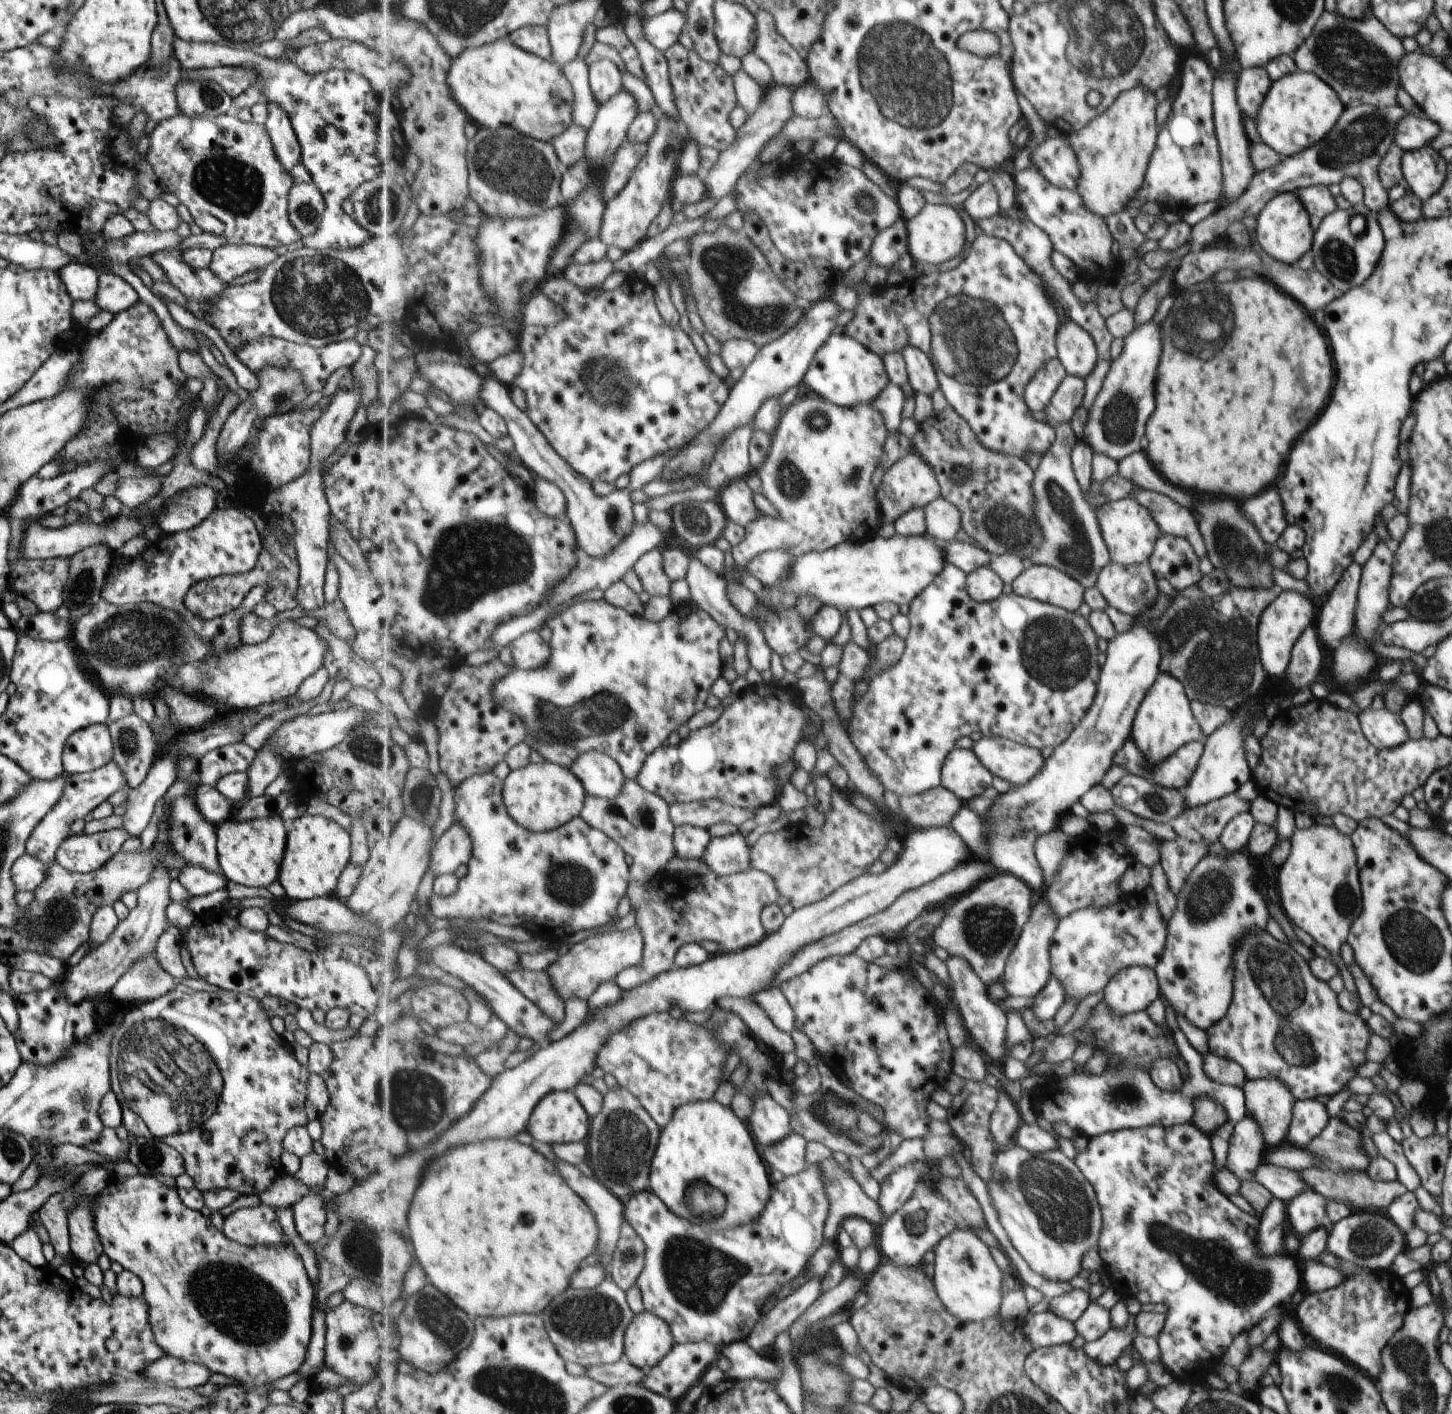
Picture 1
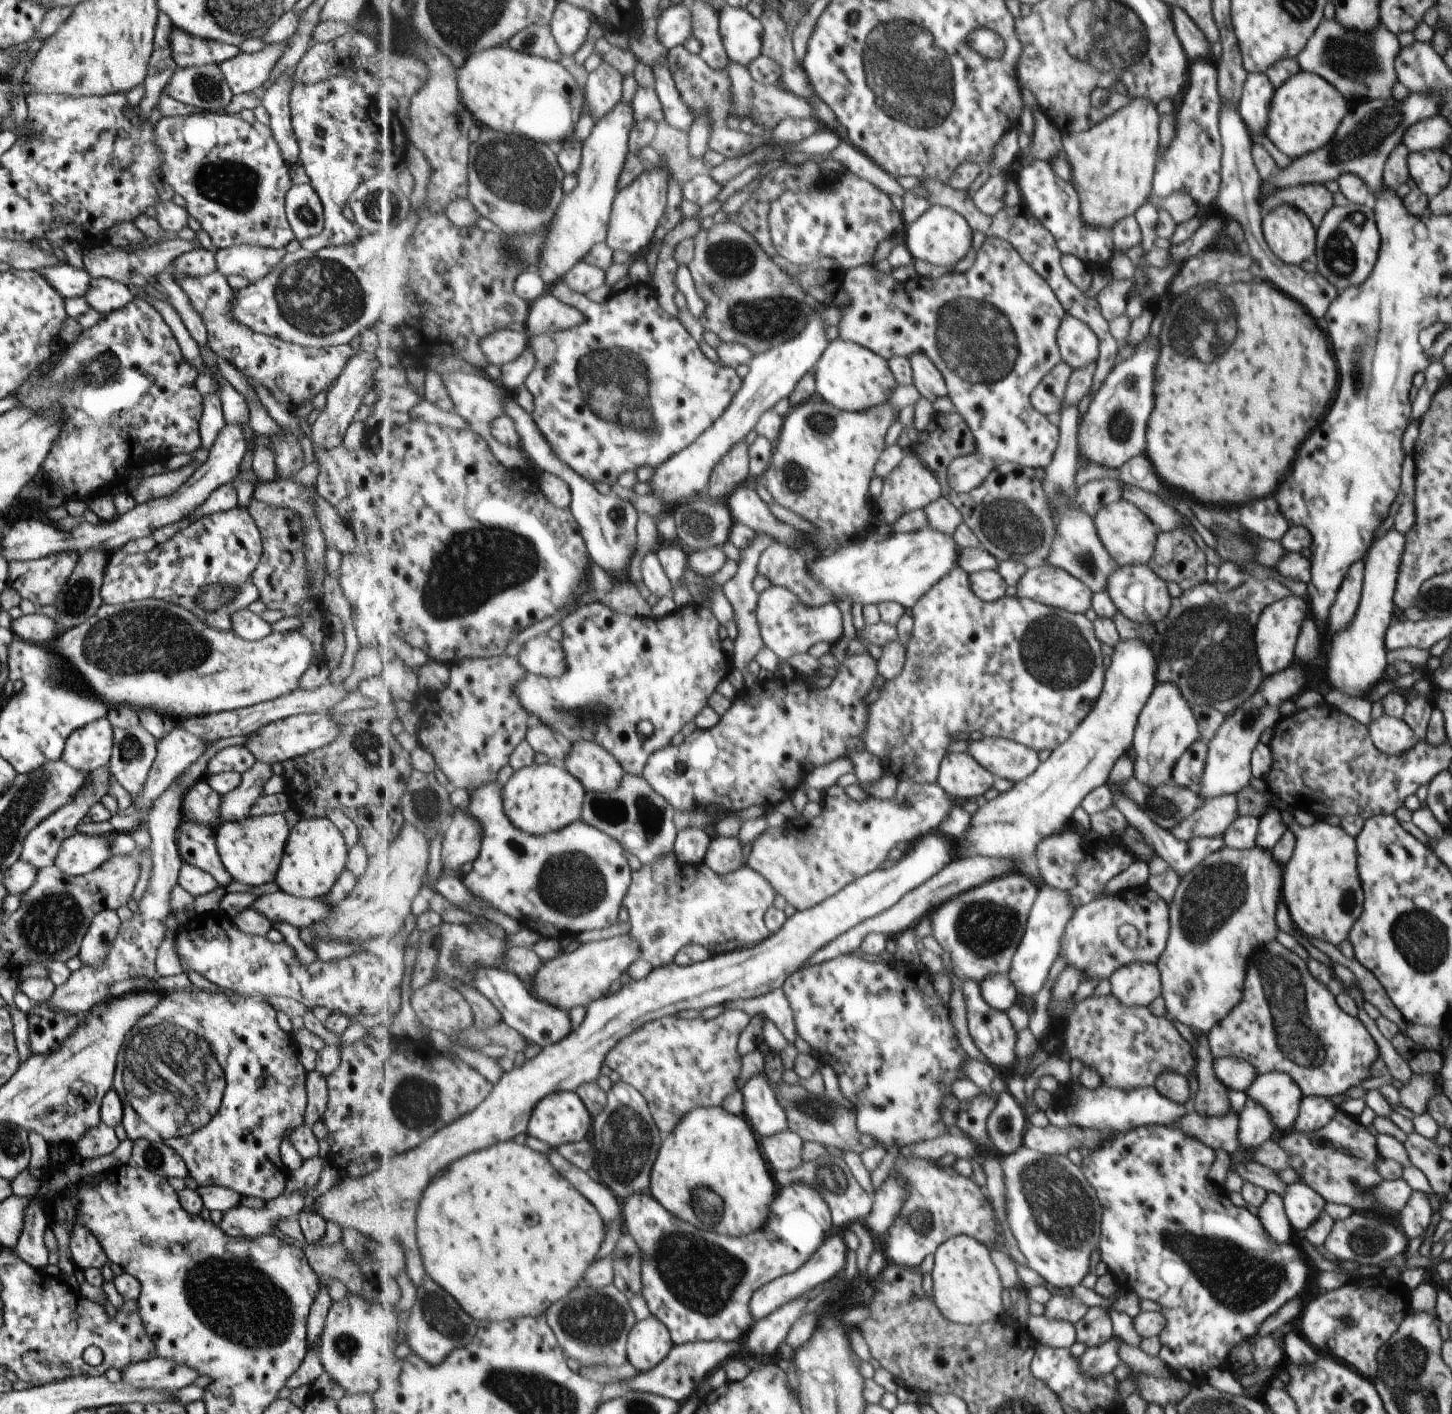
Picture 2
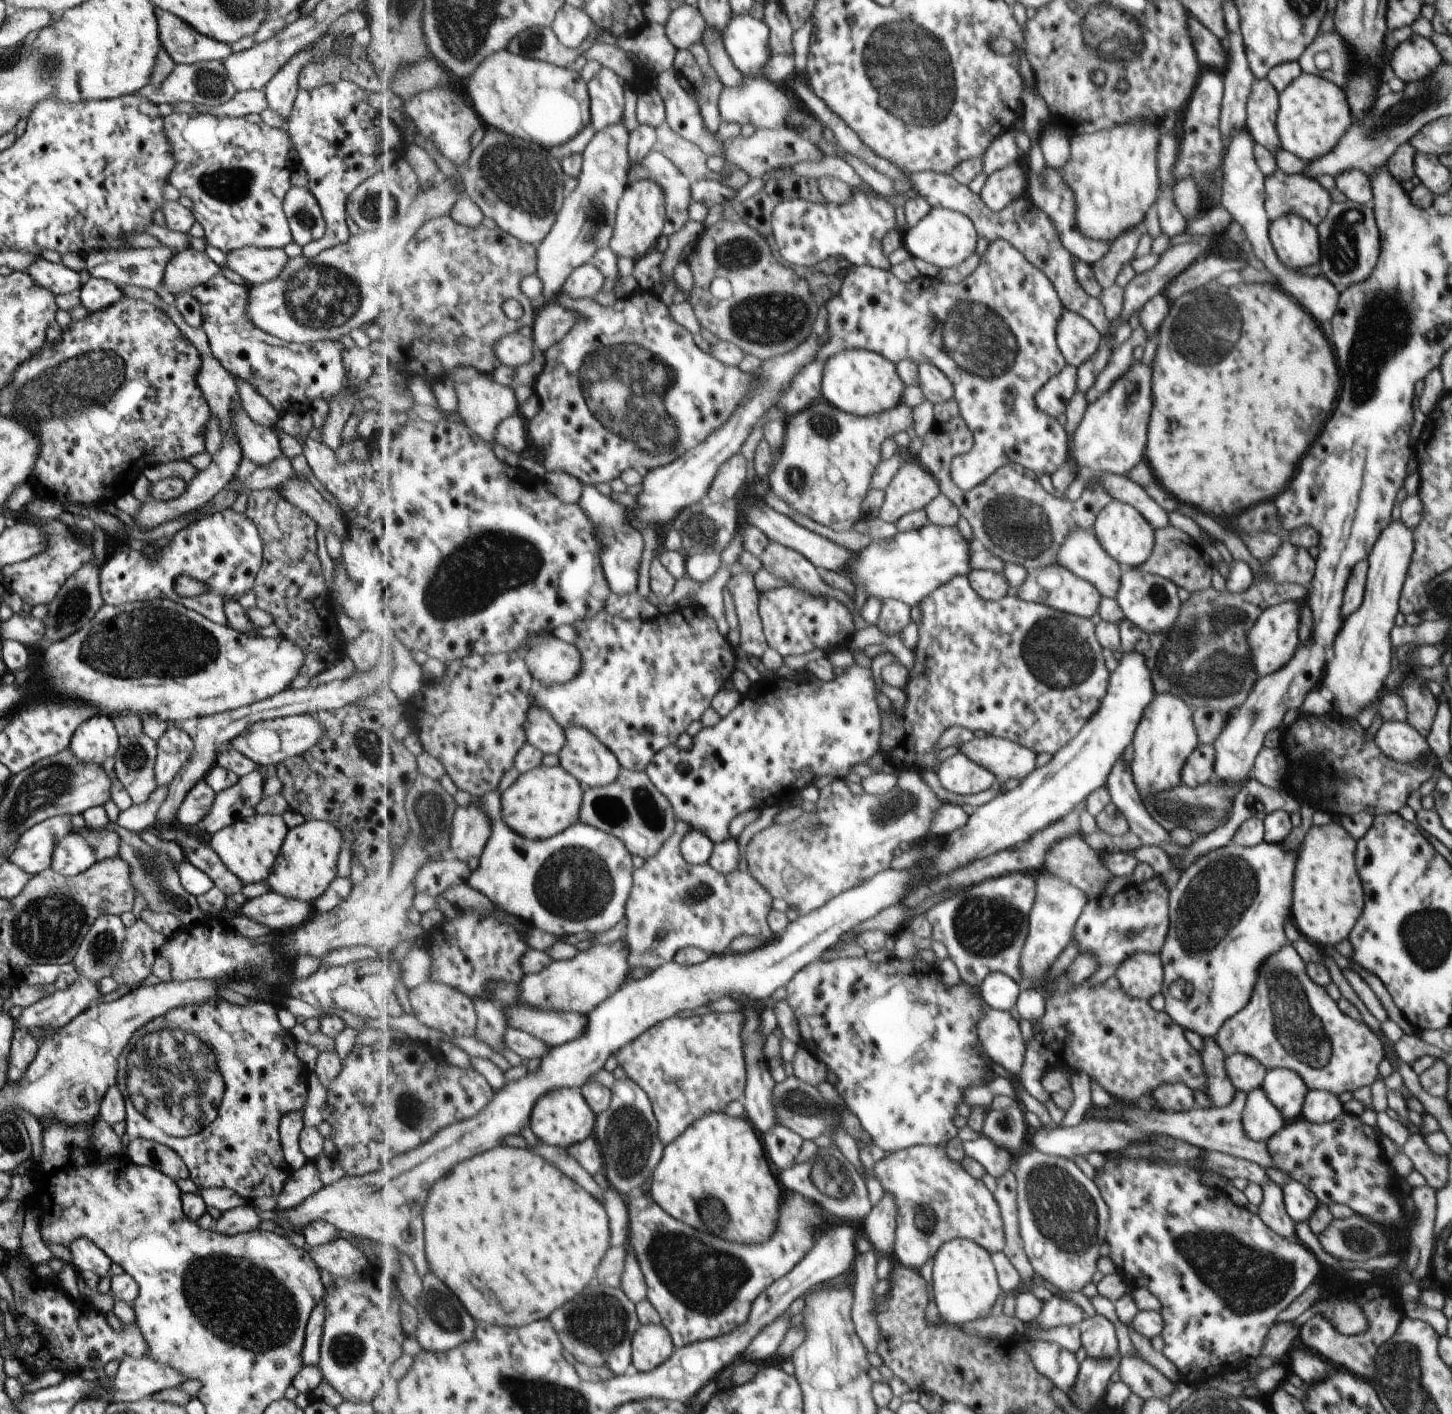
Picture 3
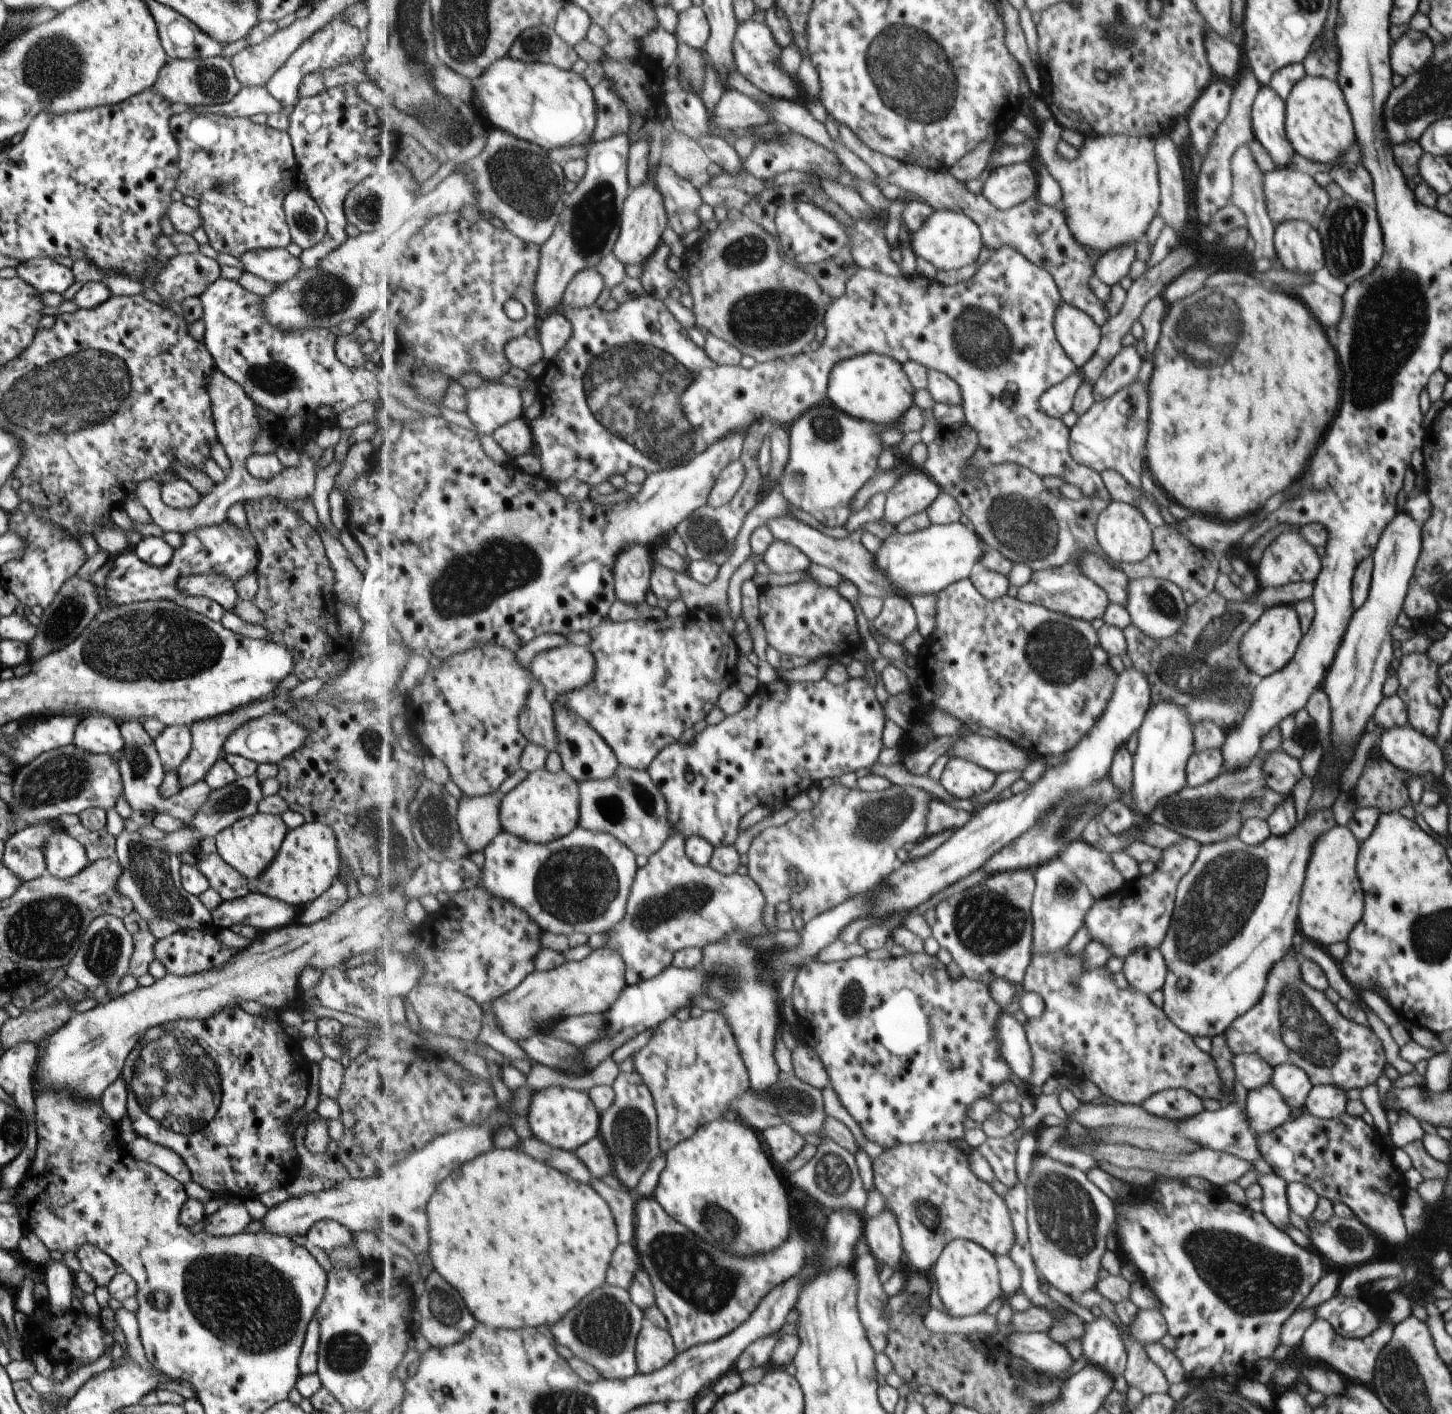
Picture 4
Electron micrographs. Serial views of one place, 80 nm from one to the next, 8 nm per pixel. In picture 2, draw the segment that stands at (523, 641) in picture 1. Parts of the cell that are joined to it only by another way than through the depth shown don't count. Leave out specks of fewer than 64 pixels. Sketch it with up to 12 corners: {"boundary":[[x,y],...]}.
{"boundary":[[548,635],[527,640],[518,657],[528,672],[568,672],[563,643]]}

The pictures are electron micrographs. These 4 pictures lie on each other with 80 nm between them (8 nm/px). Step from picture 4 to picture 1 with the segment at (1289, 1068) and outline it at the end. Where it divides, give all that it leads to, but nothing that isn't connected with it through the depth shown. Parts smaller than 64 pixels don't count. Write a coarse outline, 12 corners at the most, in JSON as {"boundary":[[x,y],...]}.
{"boundary":[[1277,1077],[1249,1079],[1247,1113],[1266,1148],[1286,1142],[1295,1096]]}

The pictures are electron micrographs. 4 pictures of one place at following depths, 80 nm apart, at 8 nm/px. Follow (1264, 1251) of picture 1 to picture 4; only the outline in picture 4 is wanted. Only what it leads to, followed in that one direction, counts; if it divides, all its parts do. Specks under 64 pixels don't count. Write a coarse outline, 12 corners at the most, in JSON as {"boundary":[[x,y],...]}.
{"boundary":[[1274,1172],[1258,1175],[1265,1218],[1280,1231],[1290,1212],[1286,1182]]}

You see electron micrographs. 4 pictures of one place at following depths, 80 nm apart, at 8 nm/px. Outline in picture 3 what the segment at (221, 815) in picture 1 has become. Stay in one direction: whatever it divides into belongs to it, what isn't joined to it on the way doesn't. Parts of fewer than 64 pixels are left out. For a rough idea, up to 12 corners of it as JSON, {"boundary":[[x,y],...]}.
{"boundary":[[201,779],[175,811],[181,824],[195,824],[208,813],[213,789]]}

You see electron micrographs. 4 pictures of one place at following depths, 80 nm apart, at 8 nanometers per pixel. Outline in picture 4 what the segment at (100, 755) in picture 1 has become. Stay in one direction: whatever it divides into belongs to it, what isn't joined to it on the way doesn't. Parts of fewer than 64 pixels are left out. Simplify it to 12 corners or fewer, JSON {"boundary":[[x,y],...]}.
{"boundary":[[86,713],[72,744],[111,755],[124,746],[106,715]]}

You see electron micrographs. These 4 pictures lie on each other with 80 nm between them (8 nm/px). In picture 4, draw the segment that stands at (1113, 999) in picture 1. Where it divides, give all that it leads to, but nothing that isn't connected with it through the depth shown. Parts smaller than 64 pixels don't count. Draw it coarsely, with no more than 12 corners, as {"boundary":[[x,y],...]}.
{"boundary":[[1158,947],[1137,949],[1124,958],[1129,988],[1148,995],[1167,978]]}

